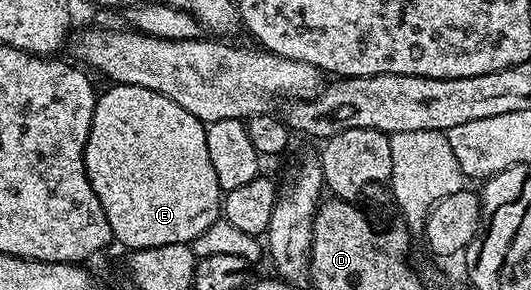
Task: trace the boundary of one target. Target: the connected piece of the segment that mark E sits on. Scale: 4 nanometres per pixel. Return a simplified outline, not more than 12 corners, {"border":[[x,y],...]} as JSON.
{"border":[[153,89],[95,100],[83,160],[127,249],[221,215],[207,128]]}

